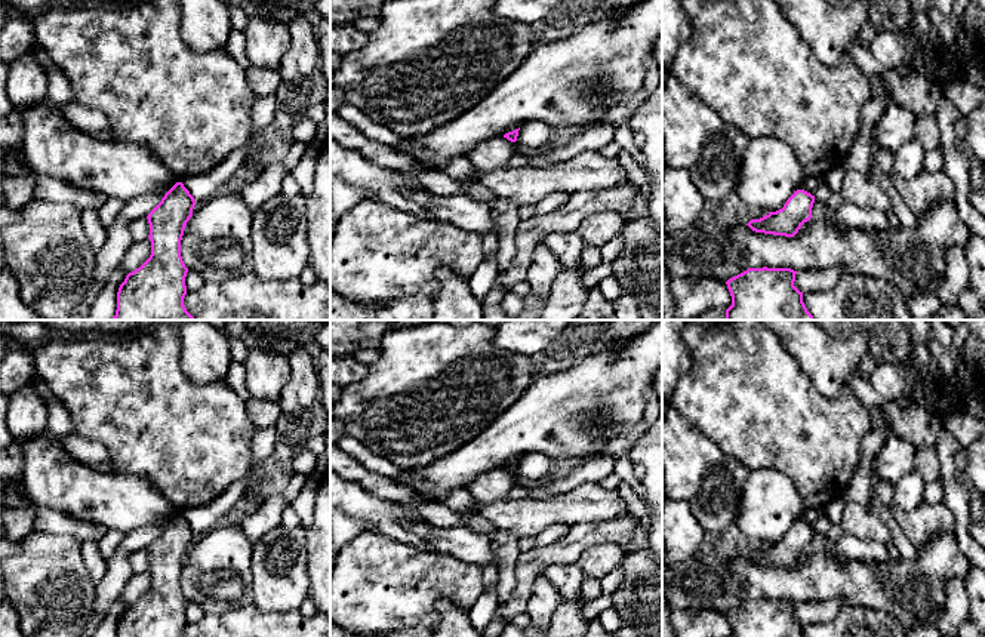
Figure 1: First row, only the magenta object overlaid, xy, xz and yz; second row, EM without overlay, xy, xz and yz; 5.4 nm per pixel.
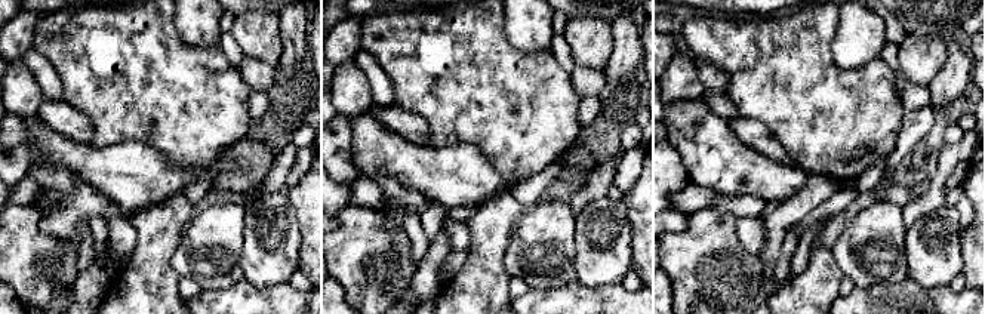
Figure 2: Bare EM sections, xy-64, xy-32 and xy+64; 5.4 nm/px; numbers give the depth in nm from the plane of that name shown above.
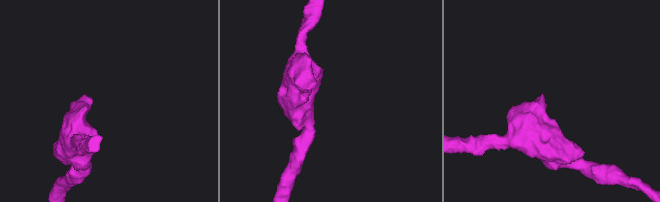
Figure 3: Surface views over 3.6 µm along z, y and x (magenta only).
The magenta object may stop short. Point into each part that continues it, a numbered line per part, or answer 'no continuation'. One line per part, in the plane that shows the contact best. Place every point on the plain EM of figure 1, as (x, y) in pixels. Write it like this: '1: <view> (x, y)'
no continuation

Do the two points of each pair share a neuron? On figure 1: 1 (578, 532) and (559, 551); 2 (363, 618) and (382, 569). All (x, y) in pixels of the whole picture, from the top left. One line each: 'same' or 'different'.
1: same
2: same

